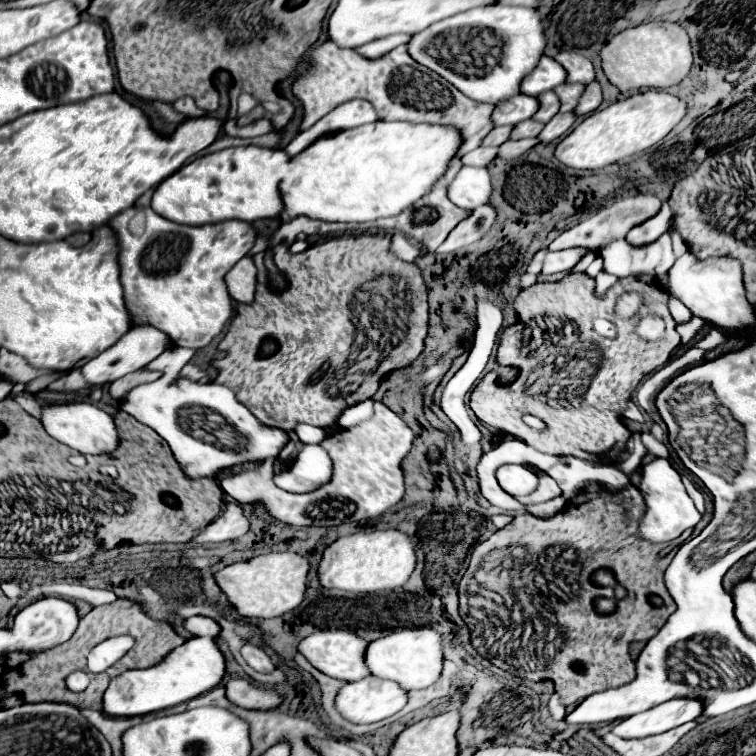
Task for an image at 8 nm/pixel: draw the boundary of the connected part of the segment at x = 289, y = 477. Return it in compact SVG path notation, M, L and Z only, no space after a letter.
M304 445L288 469L274 483L290 493L310 493L332 481L332 457L322 445Z

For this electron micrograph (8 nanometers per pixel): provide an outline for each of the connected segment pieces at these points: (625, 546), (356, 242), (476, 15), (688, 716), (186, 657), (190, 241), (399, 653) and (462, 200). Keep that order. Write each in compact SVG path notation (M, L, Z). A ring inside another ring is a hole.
M628 485L616 493L610 493L610 491L600 491L598 497L590 497L586 503L582 505L566 505L558 515L554 515L552 519L536 519L534 515L530 513L524 513L524 515L518 515L510 525L506 525L504 529L496 531L488 541L476 545L474 553L472 553L472 559L470 559L470 567L468 571L464 573L460 585L458 585L458 591L460 591L460 615L462 619L466 621L466 625L470 627L472 631L472 645L476 647L478 653L482 653L486 659L490 659L494 665L526 679L526 681L554 681L556 685L556 693L562 697L562 703L564 705L572 705L572 703L578 703L582 699L586 699L588 695L592 693L600 693L604 689L612 689L612 687L618 687L618 685L624 685L628 681L634 679L636 671L634 671L634 661L630 659L630 653L628 653L628 645L632 641L650 641L660 629L662 625L668 621L668 617L676 611L674 607L674 599L670 597L666 585L664 585L664 571L668 569L670 561L674 559L678 547L688 539L688 537L682 537L682 539L676 539L676 541L670 541L670 543L644 543L644 541L636 541L632 535L636 531L636 523L630 515L626 513L632 513L634 511L634 519L638 517L638 513L644 511L644 499L642 499L642 493L638 491L638 487L634 485ZM598 569L610 569L614 573L614 579L618 585L622 585L628 595L618 601L614 613L608 613L608 615L602 615L596 611L596 597L614 597L614 587L600 587L592 581L592 575L598 571ZM522 597L526 599L532 599L530 605L524 605L524 611L522 611Z
M390 235L338 237L296 255L290 253L286 245L276 245L272 249L270 263L266 263L264 253L256 253L254 263L258 267L256 301L252 305L236 307L236 315L230 321L228 333L218 345L222 357L214 361L214 367L220 371L216 381L230 387L236 393L236 399L250 411L254 409L252 413L262 419L262 423L282 431L294 431L298 423L308 423L322 429L336 425L340 413L350 407L350 391L358 389L356 385L352 389L350 385L338 385L336 375L352 351L358 329L356 315L366 313L364 303L372 303L372 397L378 391L384 375L394 369L408 367L424 351L430 311L428 287L416 263L402 261L390 251ZM350 305L360 309L352 315ZM266 339L276 343L276 349L270 355L262 353L262 343Z
M494 5L466 11L416 33L410 41L410 55L440 73L466 97L496 105L520 95L522 81L538 67L548 43L542 21L544 17L530 7Z
M672 699L660 703L648 711L636 713L628 719L622 719L612 733L624 739L628 737L652 737L658 733L666 733L682 723L696 721L704 713L704 703L700 699Z
M192 637L176 647L154 667L128 669L114 677L104 691L104 713L116 717L134 717L162 711L186 703L210 689L214 689L226 675L226 659L212 637Z
M130 207L128 211L116 215L116 219L108 221L108 225L114 227L114 231L118 231L120 235L120 273L122 273L128 307L132 307L132 319L134 319L132 325L148 323L164 331L170 337L170 341L180 347L190 347L190 349L206 347L234 315L232 297L228 295L224 277L236 265L236 261L240 261L254 247L258 239L258 229L252 223L240 219L228 219L222 223L210 223L200 227L180 225L162 219L148 207L144 209L144 233L132 235L128 225L136 213L138 209Z
M412 627L412 629L396 628L390 631L386 637L376 639L368 645L366 661L372 675L382 679L392 679L400 683L406 691L412 689L424 689L432 683L436 683L442 675L444 667L444 645L442 635L430 627Z
M462 167L448 187L450 201L466 211L484 205L492 195L492 181L486 167Z

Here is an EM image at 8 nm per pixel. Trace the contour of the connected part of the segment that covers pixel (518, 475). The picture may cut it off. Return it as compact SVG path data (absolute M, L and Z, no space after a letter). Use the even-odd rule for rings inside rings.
M504 465L496 471L496 479L510 495L528 495L538 487L538 475L526 465Z

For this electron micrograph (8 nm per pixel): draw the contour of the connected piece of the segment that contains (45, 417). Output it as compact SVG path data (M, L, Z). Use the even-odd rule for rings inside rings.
M62 403L62 405L42 405L42 427L44 431L80 451L80 453L92 453L92 455L100 455L100 453L112 453L116 447L118 447L118 433L116 433L116 427L114 427L114 419L104 413L102 409L94 407L92 403Z

